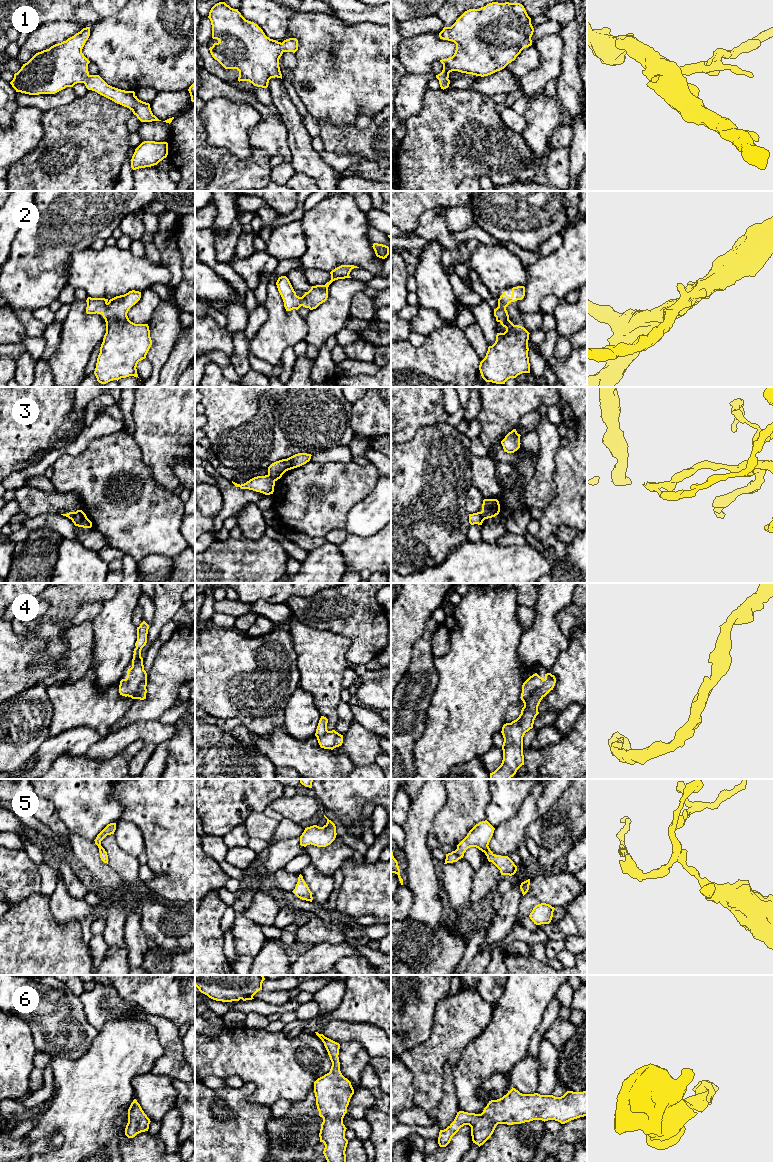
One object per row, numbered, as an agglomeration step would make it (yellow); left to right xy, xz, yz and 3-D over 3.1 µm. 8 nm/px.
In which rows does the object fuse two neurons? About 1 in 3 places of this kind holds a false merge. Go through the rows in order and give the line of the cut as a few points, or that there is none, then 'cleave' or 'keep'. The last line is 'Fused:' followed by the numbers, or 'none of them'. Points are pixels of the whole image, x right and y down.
1: no cut; keep
2: no cut; keep
3: cut in xz along (267, 475), (274, 481); cleave
4: no cut; keep
5: no cut; keep
6: no cut; keep
Fused: 3

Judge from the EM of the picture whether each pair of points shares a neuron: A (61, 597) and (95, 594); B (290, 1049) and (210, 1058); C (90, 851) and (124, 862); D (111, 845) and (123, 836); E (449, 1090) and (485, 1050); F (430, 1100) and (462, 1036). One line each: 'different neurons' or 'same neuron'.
A: same neuron
B: same neuron
C: different neurons
D: different neurons
E: different neurons
F: same neuron

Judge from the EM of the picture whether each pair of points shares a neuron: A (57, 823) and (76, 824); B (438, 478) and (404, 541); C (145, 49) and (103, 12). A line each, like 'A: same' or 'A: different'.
A: different
B: same
C: different

